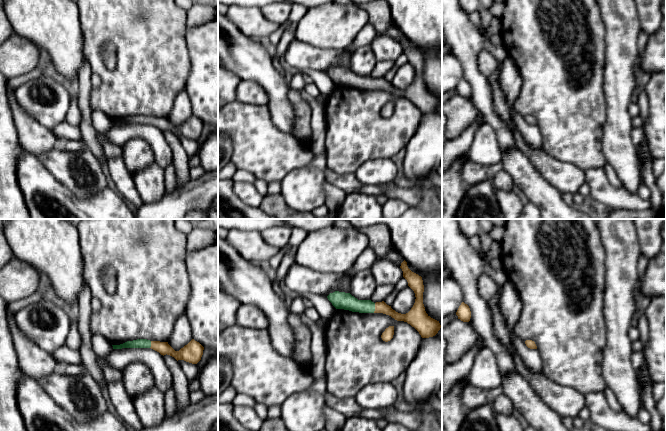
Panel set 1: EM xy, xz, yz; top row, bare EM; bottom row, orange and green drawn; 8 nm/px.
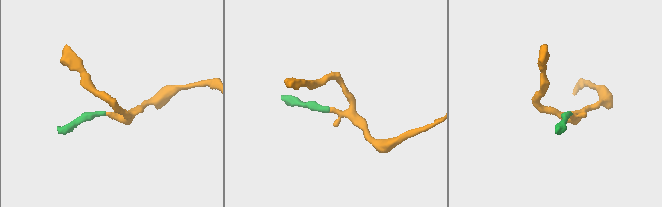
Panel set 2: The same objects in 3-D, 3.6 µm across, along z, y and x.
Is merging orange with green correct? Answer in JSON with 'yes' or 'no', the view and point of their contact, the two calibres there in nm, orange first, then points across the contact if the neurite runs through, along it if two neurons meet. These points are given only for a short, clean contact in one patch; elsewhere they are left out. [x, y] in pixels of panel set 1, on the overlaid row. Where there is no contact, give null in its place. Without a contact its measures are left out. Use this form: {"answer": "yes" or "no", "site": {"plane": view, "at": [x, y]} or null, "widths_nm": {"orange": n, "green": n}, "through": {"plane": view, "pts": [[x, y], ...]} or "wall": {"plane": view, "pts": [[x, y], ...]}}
{"answer": "yes", "site": {"plane": "xz", "at": [375, 308]}, "widths_nm": {"orange": 100, "green": 140}}

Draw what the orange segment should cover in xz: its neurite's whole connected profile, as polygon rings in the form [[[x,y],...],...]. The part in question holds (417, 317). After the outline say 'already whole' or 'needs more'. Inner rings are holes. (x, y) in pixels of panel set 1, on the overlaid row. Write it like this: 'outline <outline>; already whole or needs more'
outline [[[405,260],[401,263],[400,268],[403,271],[403,277],[407,280],[408,286],[414,291],[416,297],[413,307],[406,314],[396,312],[384,301],[374,303],[371,300],[358,300],[350,293],[335,291],[330,293],[327,298],[336,309],[359,313],[383,313],[397,321],[407,322],[419,332],[422,338],[433,337],[438,333],[441,325],[439,321],[431,318],[425,311],[422,277],[412,272]]]; needs more

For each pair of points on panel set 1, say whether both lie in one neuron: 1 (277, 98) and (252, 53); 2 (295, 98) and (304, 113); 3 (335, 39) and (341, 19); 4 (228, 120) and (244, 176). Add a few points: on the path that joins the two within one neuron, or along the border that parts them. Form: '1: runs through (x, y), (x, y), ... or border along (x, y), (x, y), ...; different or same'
1: runs through (276, 87), (255, 64); same
2: runs through (298, 102), (302, 109); same
3: runs through (335, 34), (335, 27), (338, 24); same
4: border along (237, 168), (248, 170), (257, 178); different

